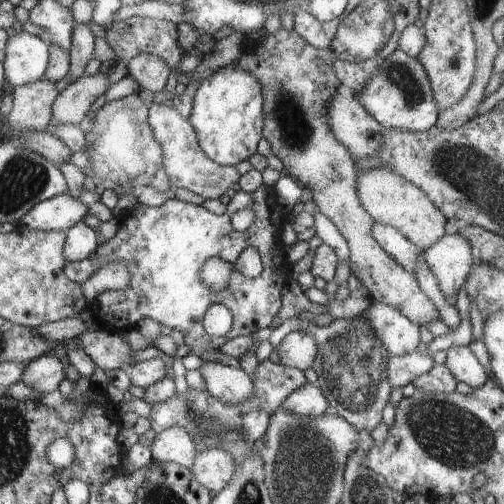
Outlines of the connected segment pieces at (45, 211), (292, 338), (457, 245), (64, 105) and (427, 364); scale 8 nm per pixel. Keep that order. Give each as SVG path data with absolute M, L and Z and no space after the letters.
M67 191L64 194L46 199L33 206L20 220L19 224L33 231L64 231L79 223L87 214L88 206L79 198L74 199Z
M292 331L287 334L276 349L282 364L301 371L312 367L318 354L315 338L306 331Z
M444 235L422 252L426 266L438 281L445 299L452 298L465 286L473 267L470 243L462 235Z
M99 72L94 76L84 75L75 83L70 83L55 98L51 120L57 125L64 123L79 125L90 112L92 104L107 91L110 85L106 76Z
M418 352L399 357L389 357L387 379L392 388L404 388L421 374L428 372L436 363L429 355Z

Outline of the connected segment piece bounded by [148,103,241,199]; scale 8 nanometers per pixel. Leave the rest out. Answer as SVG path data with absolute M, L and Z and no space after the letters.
M152 103L148 120L153 135L163 150L163 167L167 172L170 184L178 189L186 189L203 196L205 199L219 199L227 194L229 188L235 188L241 174L235 166L226 166L210 160L200 148L194 127L175 108L162 103Z

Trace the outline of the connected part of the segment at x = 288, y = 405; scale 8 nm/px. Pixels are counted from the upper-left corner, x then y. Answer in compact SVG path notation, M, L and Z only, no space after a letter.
M310 383L293 390L284 400L282 407L294 414L319 417L329 410L329 402L323 392Z

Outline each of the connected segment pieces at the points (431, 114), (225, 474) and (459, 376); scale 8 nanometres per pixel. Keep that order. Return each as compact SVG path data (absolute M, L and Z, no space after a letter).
M398 48L379 64L367 83L354 94L358 102L386 129L421 133L430 130L437 121L439 110L433 99L431 84L417 57Z
M220 448L196 453L190 470L194 478L212 494L218 494L235 475L235 458Z
M468 346L450 348L446 350L446 354L445 365L459 383L477 389L490 378L488 370L482 367Z

